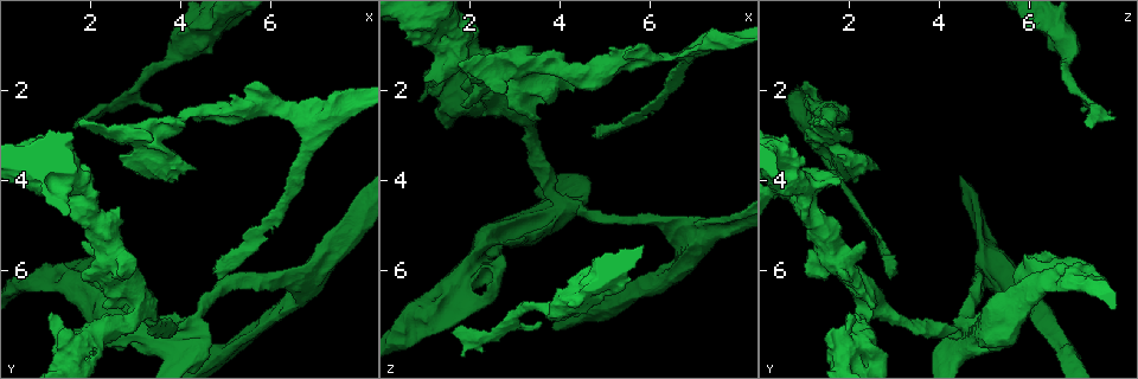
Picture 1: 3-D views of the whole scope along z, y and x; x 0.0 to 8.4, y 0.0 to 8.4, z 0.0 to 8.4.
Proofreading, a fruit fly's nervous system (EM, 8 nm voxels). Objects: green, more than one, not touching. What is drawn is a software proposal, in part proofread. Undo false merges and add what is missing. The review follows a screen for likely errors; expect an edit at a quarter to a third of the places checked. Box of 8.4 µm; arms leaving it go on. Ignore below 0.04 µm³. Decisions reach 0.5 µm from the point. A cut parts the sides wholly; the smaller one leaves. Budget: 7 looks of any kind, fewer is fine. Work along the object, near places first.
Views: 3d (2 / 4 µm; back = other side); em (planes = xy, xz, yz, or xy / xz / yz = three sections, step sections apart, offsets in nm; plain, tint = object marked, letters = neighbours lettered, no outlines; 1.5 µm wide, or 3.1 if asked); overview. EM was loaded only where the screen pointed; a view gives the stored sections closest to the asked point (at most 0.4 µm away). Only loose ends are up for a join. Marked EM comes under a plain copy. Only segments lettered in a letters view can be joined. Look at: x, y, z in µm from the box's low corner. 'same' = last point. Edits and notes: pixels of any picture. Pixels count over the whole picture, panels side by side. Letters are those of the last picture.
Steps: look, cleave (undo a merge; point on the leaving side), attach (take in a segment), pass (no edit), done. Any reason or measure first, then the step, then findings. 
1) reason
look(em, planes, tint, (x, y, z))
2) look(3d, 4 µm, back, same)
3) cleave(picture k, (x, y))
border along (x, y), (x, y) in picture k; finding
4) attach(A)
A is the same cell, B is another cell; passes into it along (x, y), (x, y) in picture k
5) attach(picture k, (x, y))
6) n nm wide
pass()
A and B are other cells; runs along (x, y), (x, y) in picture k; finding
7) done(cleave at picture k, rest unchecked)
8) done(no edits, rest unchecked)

abrupt turn
look(em, planes, letters, (6.75, 2.85, 1.25))

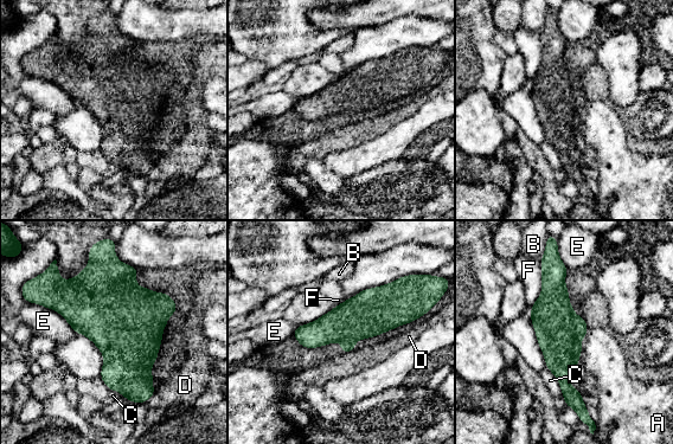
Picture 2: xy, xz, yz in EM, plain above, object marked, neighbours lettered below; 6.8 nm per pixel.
280 nm wide
pass()
A, B, C, D, E and F are other cells; runs along (559, 266), (562, 377), (578, 401) in picture 2; one neuron here

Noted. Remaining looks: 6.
end of a long branch
look(3d, 4 µm, (4.85, 6.15, 2.95))

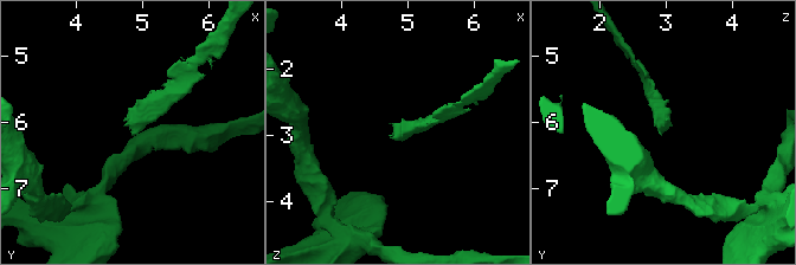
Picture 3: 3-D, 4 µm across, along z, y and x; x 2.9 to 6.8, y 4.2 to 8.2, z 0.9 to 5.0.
now the EM
look(em, xy, step 8, letters, (4.90, 6.15, 2.95))

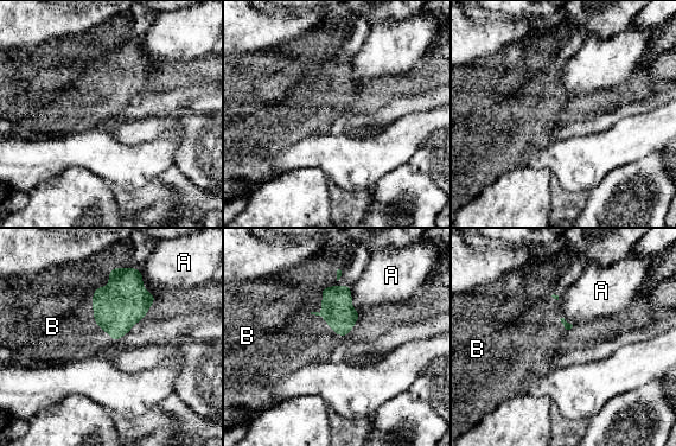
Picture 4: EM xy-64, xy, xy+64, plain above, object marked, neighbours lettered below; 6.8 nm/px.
attach(B)
B is the same cell, A is another cell; passes into it along (118, 307), (109, 276), (74, 281) in picture 4; the neuron continues

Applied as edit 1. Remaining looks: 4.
thin end
look(3d, 4 µm, back, (1.70, 2.85, 7.40))

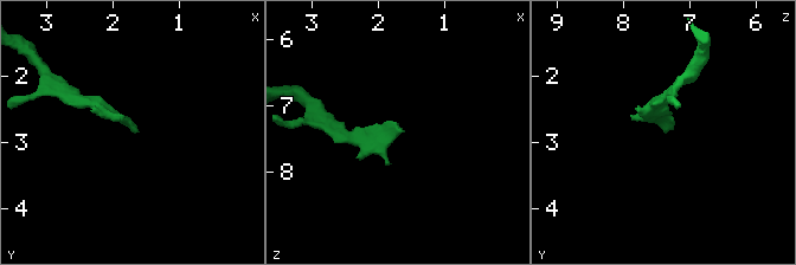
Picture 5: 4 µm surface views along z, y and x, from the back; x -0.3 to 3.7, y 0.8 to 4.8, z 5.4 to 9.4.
look(em, planes, letters, (1.65, 2.90, 7.35))

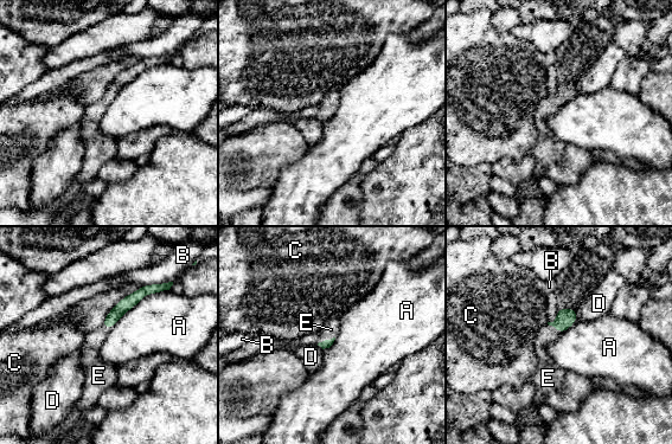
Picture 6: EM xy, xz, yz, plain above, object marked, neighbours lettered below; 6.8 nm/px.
attach(E)
E is the same cell, A, B, C and D are other cells; passes into it along (326, 343), (326, 340), (331, 329) in picture 6; the neuron continues

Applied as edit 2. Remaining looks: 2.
done(attach at picture 4, attach at picture 6, rest unchecked)

